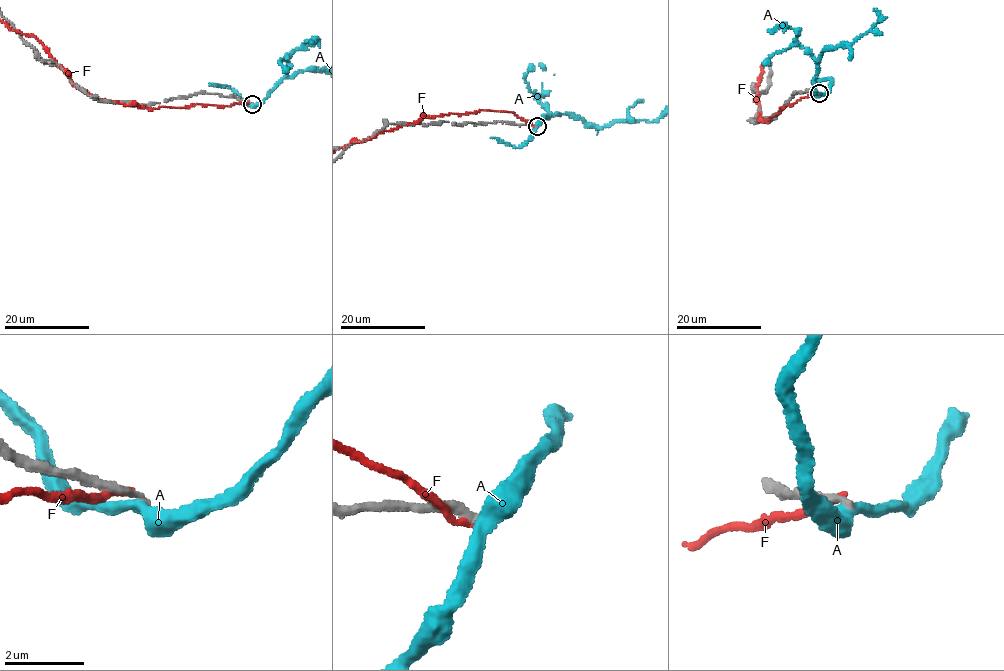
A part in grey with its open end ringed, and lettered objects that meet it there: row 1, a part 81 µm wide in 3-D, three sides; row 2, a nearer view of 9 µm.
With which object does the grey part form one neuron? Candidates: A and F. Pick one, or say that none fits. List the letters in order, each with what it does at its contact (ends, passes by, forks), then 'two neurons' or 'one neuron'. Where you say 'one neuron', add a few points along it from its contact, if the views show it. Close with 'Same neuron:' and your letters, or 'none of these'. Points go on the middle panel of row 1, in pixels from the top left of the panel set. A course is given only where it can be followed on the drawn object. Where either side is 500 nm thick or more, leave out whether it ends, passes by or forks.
A: it passes by; two neurons
F: it ends there; two neurons
Same neuron: none of these

